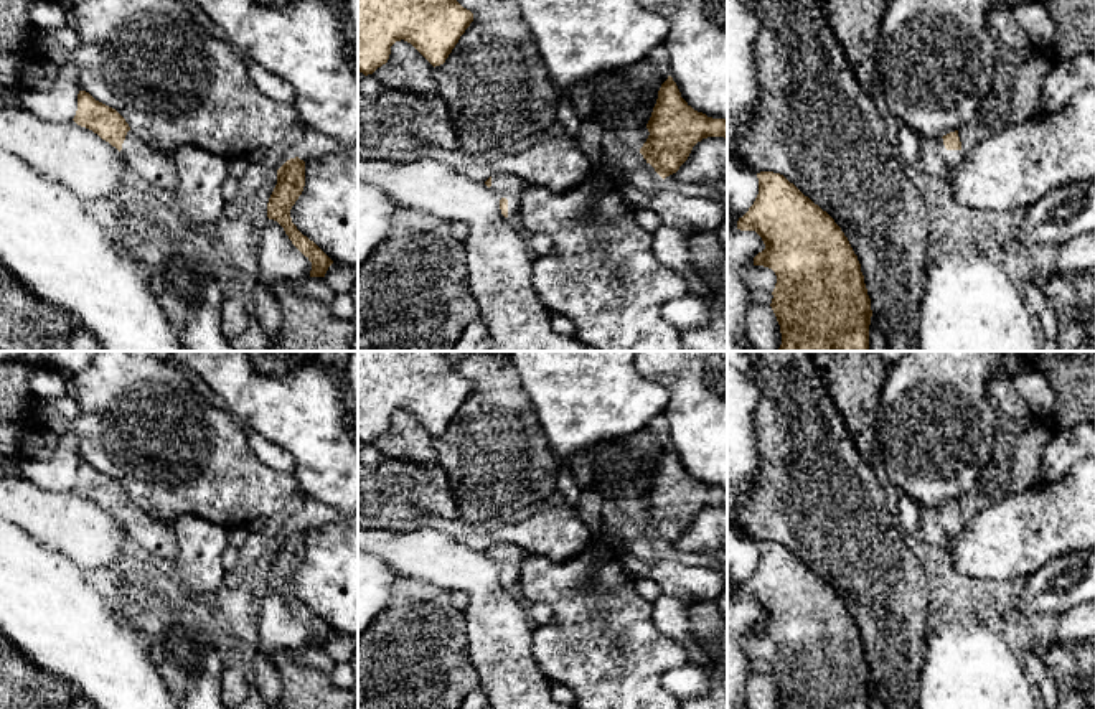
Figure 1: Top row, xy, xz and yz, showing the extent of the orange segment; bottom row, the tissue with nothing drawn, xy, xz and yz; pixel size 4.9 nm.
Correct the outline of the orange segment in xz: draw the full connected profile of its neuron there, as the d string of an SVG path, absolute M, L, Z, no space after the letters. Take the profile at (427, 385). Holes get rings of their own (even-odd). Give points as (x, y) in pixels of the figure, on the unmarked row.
M358 351L358 440L373 444L388 432L396 411L411 412L434 437L445 432L460 406L473 391L473 383L455 368L455 358L467 351Z

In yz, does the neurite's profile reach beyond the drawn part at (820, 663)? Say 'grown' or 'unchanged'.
unchanged

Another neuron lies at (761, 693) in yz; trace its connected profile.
M752 673L744 686L747 709L782 709L780 694L770 674Z

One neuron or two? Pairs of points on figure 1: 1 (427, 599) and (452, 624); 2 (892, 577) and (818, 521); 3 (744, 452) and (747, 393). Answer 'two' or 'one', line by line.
1: one
2: one
3: one

